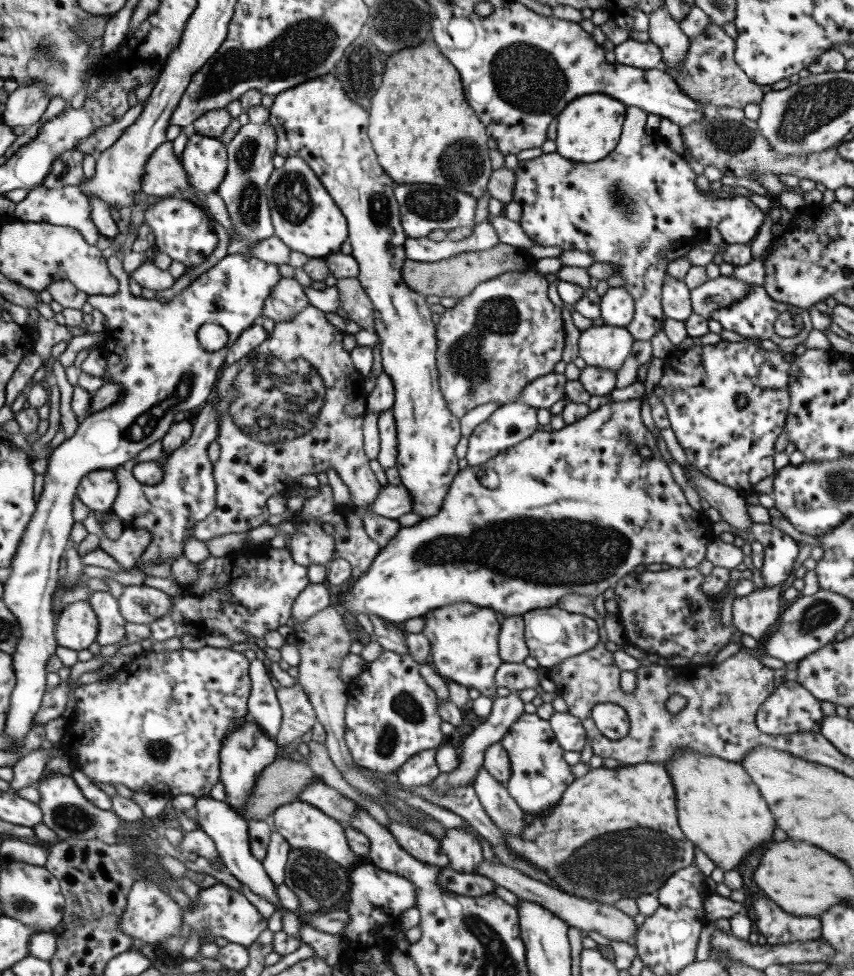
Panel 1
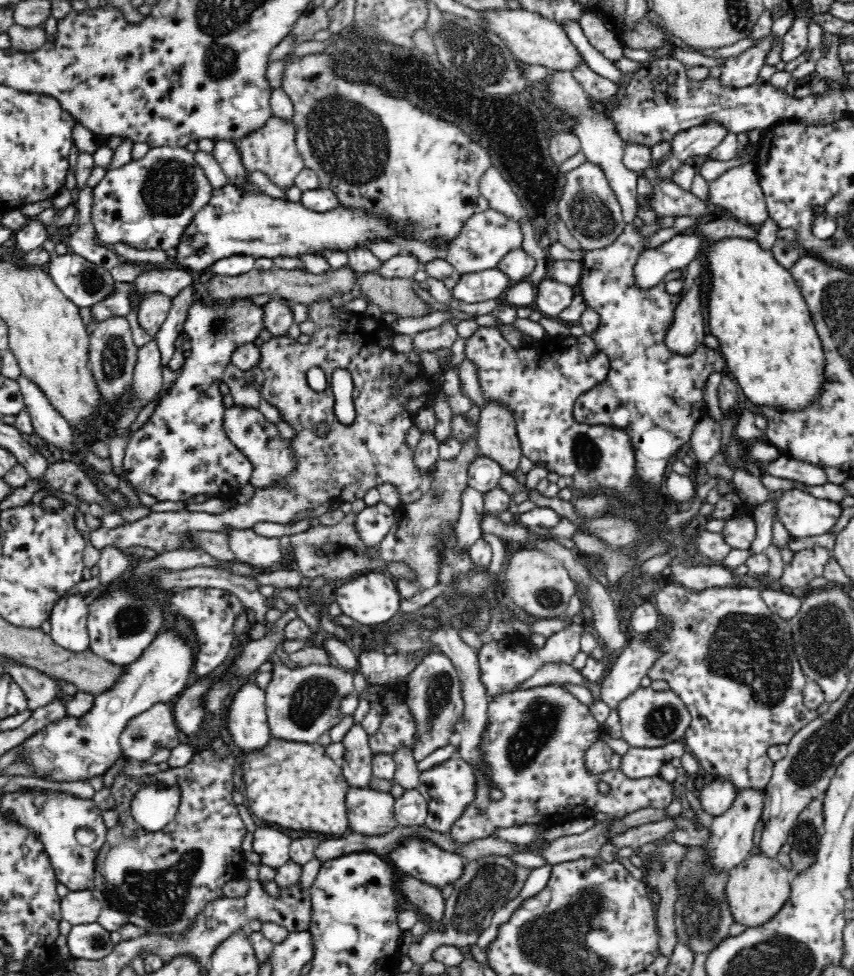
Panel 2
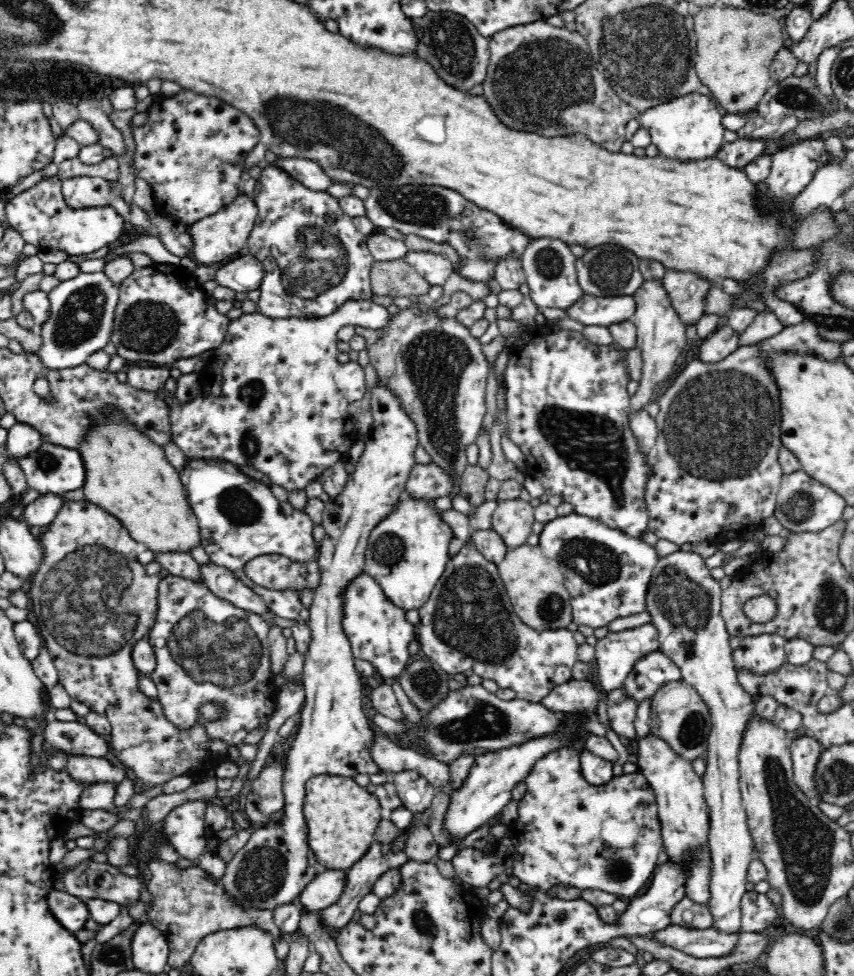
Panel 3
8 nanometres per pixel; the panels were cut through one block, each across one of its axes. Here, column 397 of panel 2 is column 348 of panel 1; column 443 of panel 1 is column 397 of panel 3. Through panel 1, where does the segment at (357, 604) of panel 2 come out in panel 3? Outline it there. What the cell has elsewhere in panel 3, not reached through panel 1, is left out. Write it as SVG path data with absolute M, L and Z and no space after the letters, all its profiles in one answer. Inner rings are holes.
M402 492L392 513L370 533L363 572L378 582L390 602L404 611L419 610L445 571L452 537L453 530L442 520L434 500L418 500Z

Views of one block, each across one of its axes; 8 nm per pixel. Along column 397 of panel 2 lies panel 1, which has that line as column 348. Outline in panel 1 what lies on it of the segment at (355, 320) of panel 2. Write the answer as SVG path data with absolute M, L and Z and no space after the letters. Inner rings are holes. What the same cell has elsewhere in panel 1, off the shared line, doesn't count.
M308 305L290 322L275 324L259 352L224 366L218 376L220 401L214 403L219 412L218 438L220 454L213 463L216 482L216 507L204 520L192 526L192 536L202 542L223 534L246 533L270 516L266 502L274 494L291 491L302 474L320 474L334 468L352 495L352 505L370 505L382 486L370 468L364 450L363 423L366 416L367 392L363 374L354 366L344 349L345 333L332 325L322 310Z

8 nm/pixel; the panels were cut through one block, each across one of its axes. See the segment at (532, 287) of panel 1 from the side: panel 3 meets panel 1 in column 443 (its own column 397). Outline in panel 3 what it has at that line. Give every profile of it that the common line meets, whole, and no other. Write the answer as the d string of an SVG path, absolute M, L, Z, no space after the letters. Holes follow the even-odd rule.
M423 298L412 307L404 308L394 314L380 330L354 326L354 332L366 339L366 353L370 364L376 369L378 383L392 389L392 393L400 399L406 415L416 425L420 446L430 454L432 463L443 468L445 474L453 478L453 489L449 492L449 497L452 499L461 496L462 473L469 465L466 456L467 446L476 441L476 436L483 426L487 411L484 392L489 367L482 352L483 344L478 338L474 338L469 328L458 322L456 318L438 317L437 309L431 307L429 299Z

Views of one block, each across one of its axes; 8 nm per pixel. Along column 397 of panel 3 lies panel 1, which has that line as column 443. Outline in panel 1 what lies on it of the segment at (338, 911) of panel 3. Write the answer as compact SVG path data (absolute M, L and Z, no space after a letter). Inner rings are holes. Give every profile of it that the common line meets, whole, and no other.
M390 819L388 828L398 844L410 856L414 856L420 862L426 862L426 864L432 864L432 866L442 869L450 866L448 855L442 850L440 841L433 836L394 819Z

